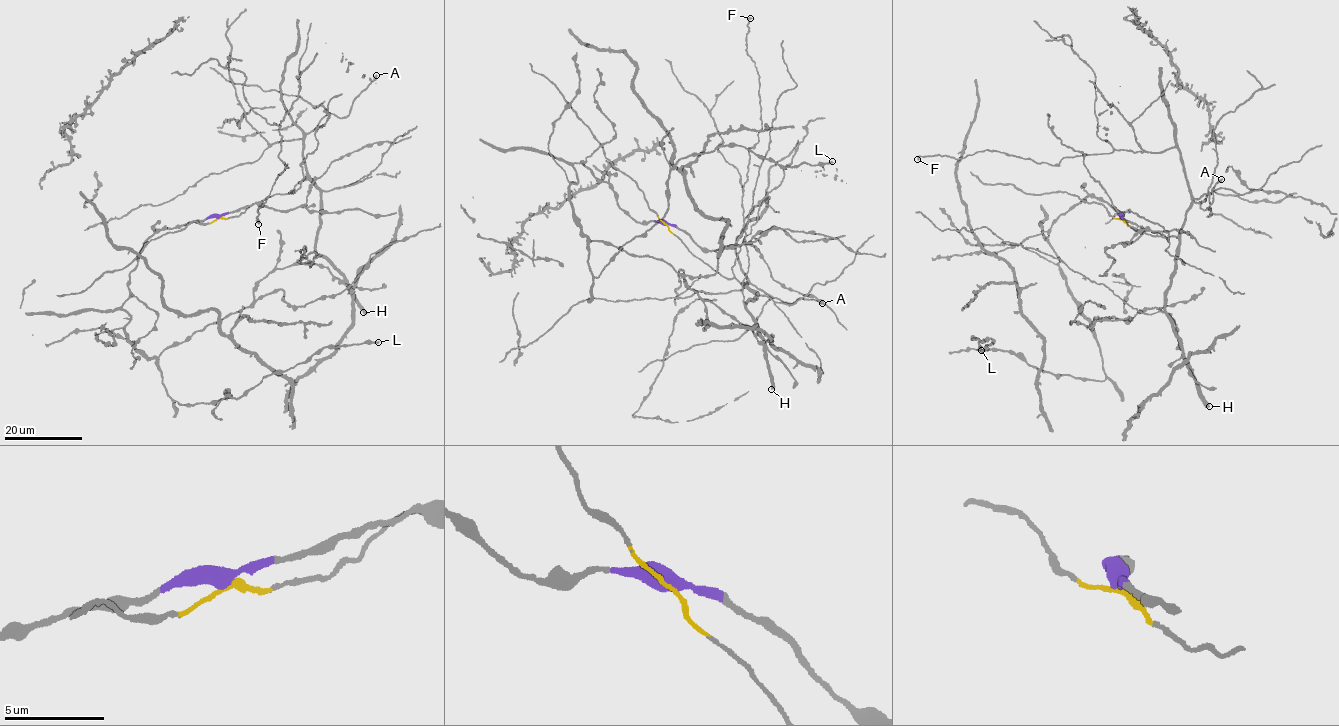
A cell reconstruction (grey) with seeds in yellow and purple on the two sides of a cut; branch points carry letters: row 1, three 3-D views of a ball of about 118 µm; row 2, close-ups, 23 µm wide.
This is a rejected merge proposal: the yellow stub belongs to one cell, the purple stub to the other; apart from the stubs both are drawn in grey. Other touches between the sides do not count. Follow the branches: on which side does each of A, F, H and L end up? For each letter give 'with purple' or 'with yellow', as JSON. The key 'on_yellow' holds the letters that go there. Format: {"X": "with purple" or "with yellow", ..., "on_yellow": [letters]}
{"A": "with yellow", "F": "with yellow", "H": "with yellow", "L": "with purple", "on_yellow": ["A", "F", "H"]}

